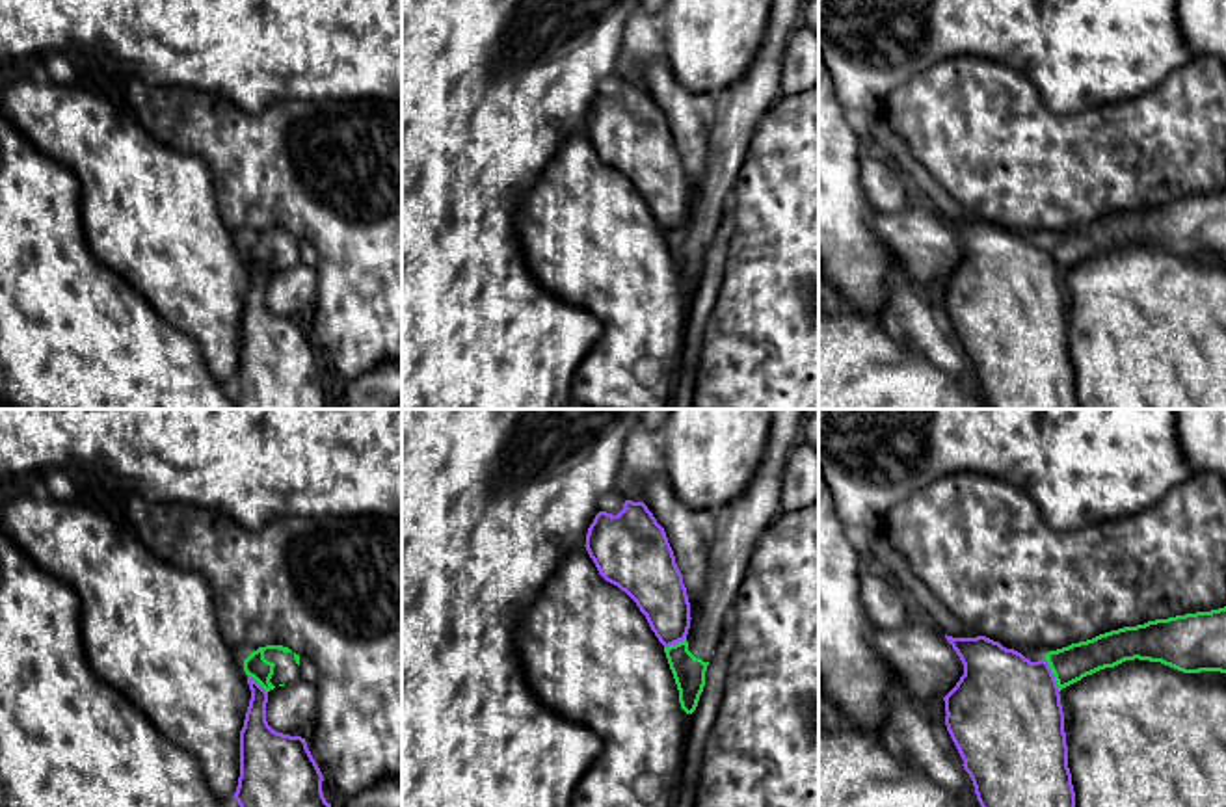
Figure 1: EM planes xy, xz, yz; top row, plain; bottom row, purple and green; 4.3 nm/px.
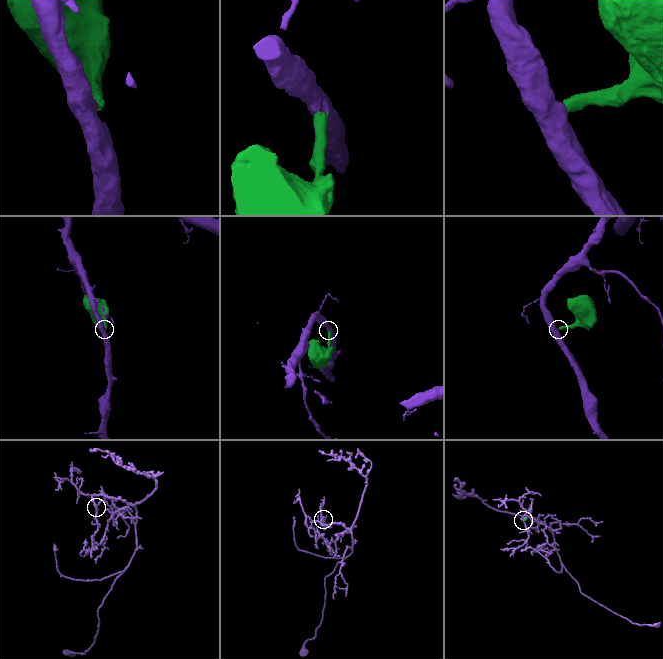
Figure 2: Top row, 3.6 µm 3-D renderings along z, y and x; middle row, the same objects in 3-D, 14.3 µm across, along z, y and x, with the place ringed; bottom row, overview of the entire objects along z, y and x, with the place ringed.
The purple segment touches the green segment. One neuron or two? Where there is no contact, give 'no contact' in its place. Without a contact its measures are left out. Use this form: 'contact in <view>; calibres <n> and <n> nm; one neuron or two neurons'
contact in yz; calibres 460 and 160 nm; two neurons

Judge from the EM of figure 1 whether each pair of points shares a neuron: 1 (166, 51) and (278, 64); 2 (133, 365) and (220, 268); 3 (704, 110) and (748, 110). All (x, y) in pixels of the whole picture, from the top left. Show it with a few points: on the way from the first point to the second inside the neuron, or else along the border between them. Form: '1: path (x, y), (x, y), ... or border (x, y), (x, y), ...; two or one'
1: path (194, 54), (250, 54); one
2: border (140, 292), (164, 320), (185, 331), (203, 352); two
3: border (717, 95), (717, 118), (706, 153); two

